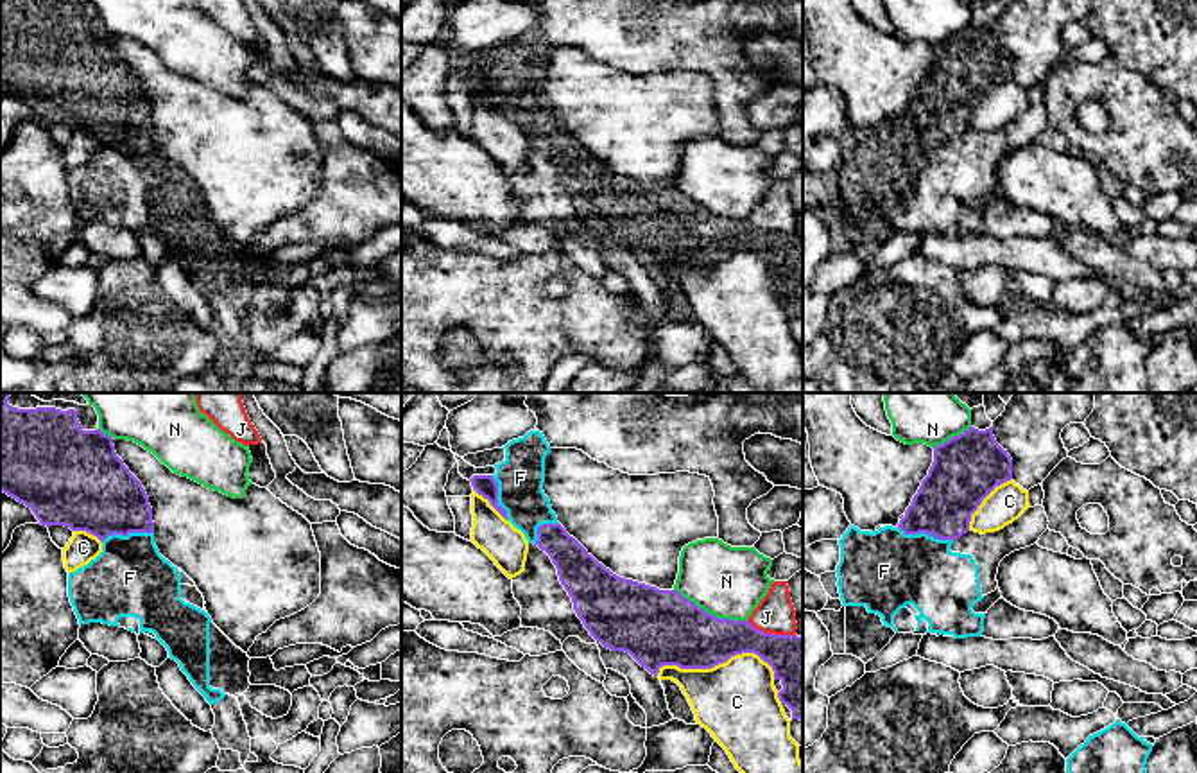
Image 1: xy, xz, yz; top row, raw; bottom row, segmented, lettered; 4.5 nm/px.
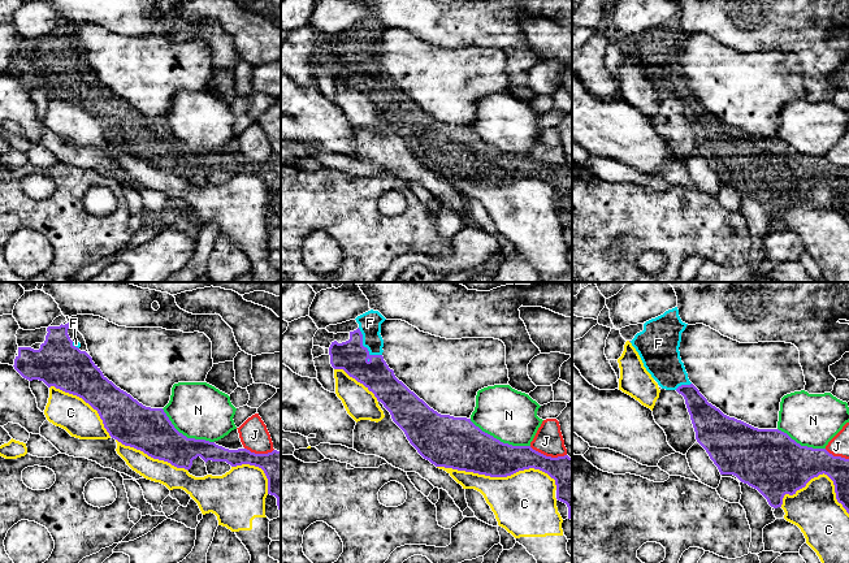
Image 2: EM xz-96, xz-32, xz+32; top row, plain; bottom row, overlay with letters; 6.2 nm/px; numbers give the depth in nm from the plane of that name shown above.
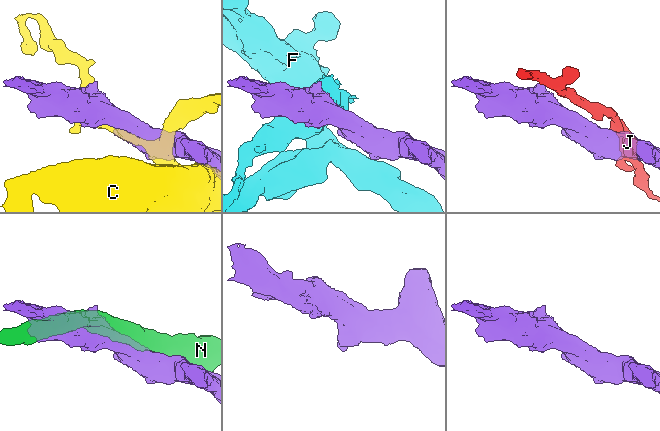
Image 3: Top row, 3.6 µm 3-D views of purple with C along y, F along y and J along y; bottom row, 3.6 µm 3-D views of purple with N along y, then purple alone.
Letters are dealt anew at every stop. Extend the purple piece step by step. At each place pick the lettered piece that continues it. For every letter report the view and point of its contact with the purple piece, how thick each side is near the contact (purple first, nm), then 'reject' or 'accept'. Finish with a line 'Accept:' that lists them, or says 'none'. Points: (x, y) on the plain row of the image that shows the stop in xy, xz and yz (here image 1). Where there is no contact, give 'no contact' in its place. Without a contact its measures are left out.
C: meets purple in xz at (714, 264); 320 nm thick on the purple side, 360 nm on the other; reject
F: meets purple in yz at (925, 130); 280 nm thick on the purple side, 360 nm on the other; reject
J: meets purple in xz at (771, 232); 240 nm thick on the purple side, 170 nm on the other; reject
N: meets purple in xz at (710, 212); 340 nm thick on the purple side, 320 nm on the other; reject
Accept: none

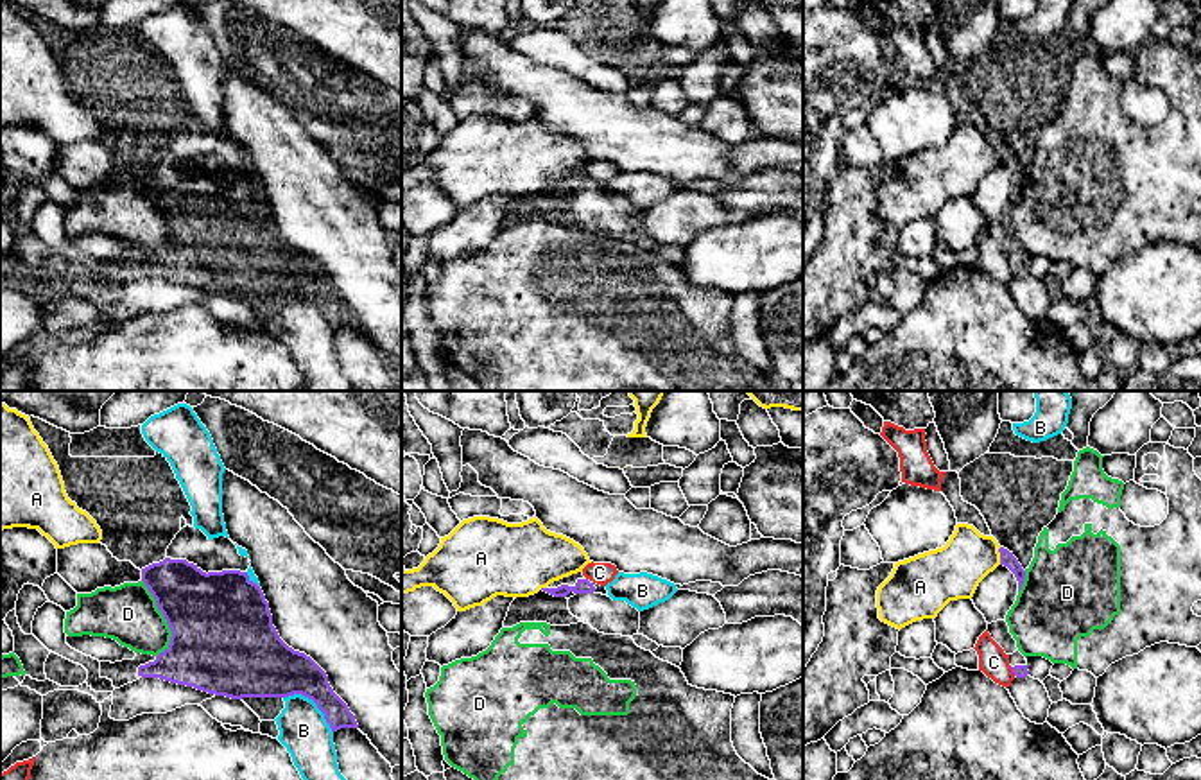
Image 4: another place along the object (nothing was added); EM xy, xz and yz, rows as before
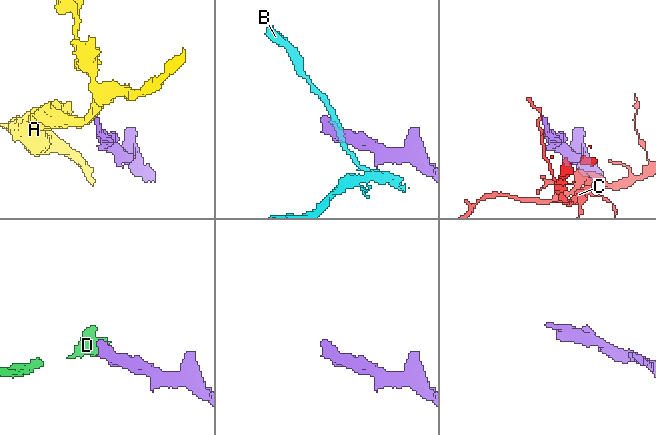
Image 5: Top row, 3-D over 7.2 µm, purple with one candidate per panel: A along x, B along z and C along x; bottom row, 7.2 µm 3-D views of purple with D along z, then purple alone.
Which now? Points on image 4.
A: meets purple in yz at (1001, 155); 70 nm thick on the purple side, 240 nm on the other; reject
B: meets purple in xy at (314, 300); 260 nm thick on the purple side, 220 nm on the other; reject
C: meets purple in yz at (1013, 269); 60 nm thick on the purple side, 140 nm on the other; reject
D: meets purple in xy at (165, 217); 460 nm thick on the purple side, 260 nm on the other; reject
Accept: none

